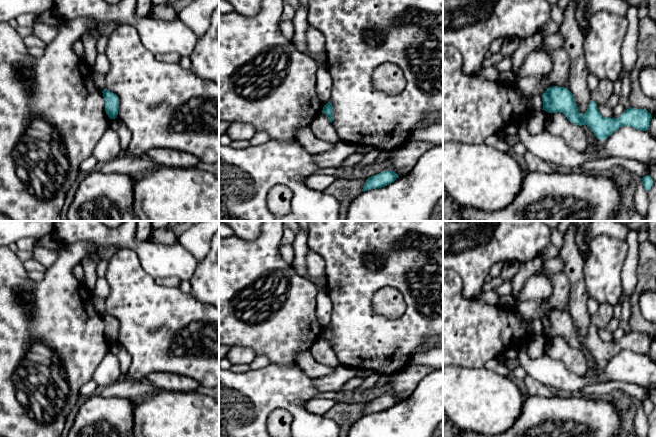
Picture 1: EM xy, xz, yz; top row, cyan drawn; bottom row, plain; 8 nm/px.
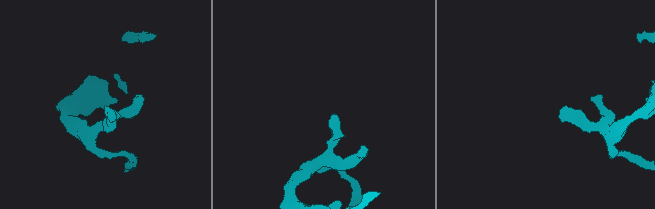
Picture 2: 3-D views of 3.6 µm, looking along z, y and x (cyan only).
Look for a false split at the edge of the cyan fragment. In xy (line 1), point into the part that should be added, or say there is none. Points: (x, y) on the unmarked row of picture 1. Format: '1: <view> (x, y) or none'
1: none

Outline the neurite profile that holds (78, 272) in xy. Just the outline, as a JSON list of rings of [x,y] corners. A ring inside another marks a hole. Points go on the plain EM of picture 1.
[[[79,263],[79,264],[77,264],[76,266],[74,266],[72,272],[73,272],[74,277],[75,277],[78,281],[83,282],[83,279],[84,279],[84,277],[85,277],[85,273],[84,273],[84,270],[83,270],[83,267],[82,267],[81,263]]]

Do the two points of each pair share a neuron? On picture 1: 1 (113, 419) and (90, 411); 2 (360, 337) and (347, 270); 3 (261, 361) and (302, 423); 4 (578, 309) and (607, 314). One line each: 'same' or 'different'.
1: same
2: same
3: different
4: different

